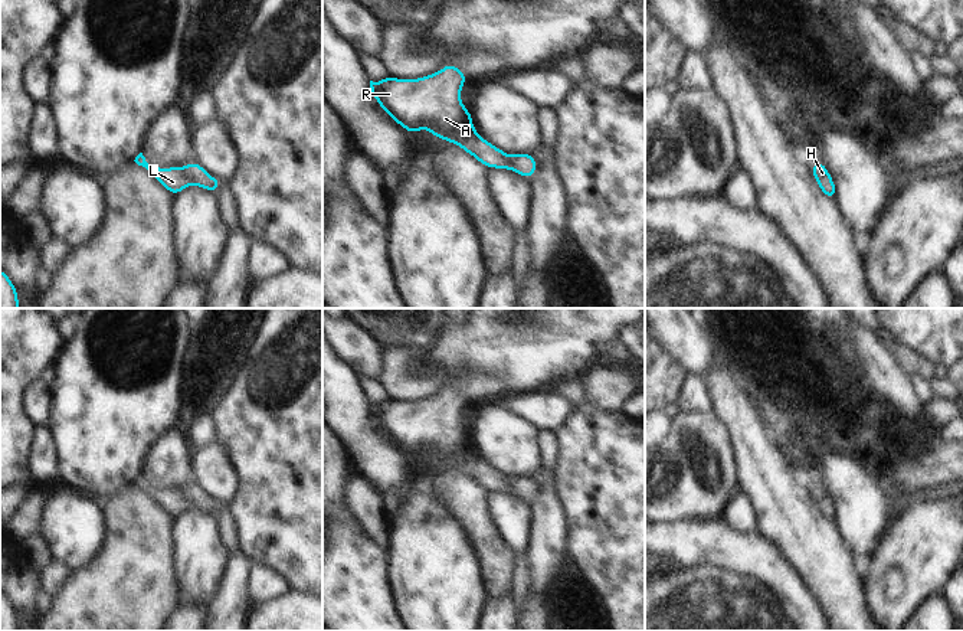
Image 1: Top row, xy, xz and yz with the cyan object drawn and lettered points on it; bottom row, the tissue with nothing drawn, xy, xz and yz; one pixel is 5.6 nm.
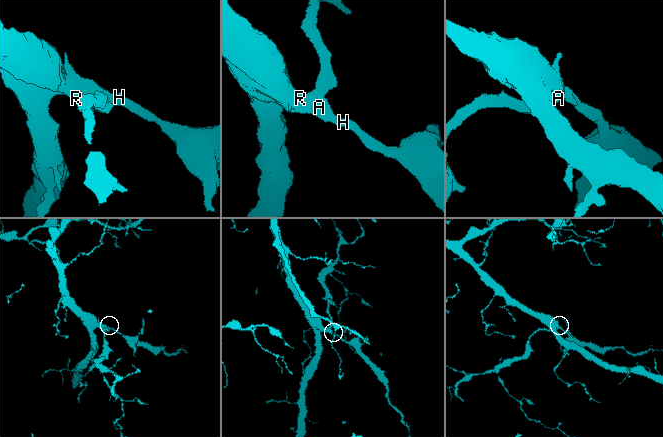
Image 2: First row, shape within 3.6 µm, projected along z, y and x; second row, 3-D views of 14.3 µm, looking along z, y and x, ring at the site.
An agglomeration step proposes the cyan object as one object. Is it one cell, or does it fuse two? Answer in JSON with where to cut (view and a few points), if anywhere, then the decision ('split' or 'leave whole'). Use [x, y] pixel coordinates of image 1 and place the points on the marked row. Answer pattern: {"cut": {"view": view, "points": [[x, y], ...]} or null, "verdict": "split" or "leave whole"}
{"cut": null, "verdict": "leave whole"}

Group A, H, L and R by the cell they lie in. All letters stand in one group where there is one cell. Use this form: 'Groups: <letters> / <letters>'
Groups: A H L R

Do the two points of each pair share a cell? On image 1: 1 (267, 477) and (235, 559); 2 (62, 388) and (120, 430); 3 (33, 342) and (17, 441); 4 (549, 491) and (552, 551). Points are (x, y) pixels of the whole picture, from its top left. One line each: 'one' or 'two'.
1: two
2: one
3: one
4: one

